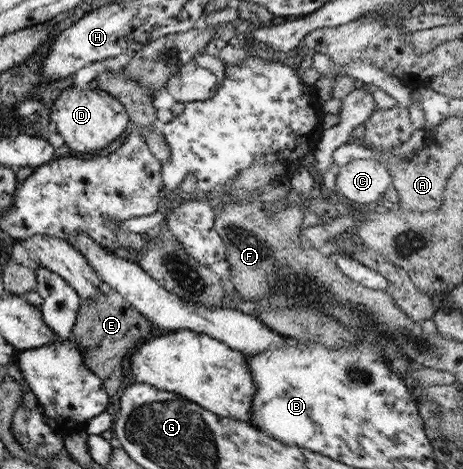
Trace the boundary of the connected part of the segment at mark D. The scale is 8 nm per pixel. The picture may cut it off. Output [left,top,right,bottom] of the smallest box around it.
[50,82,130,156]

